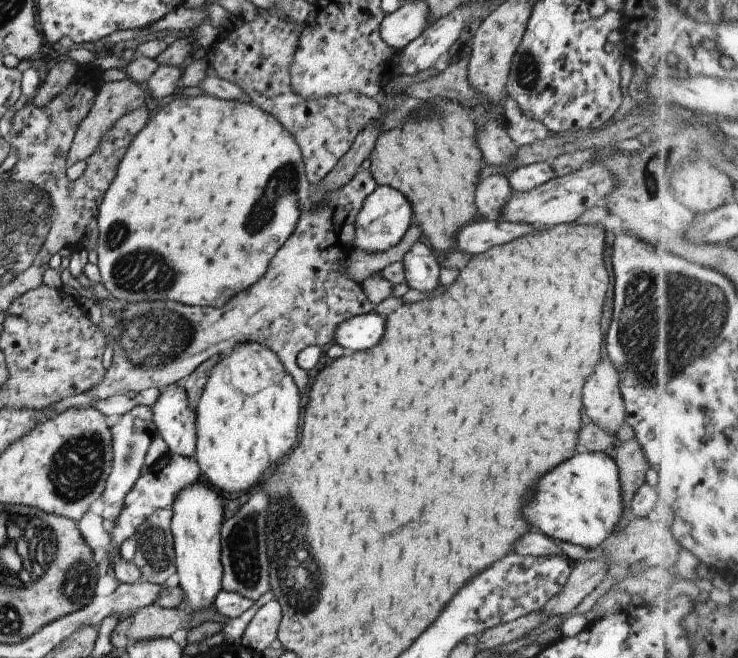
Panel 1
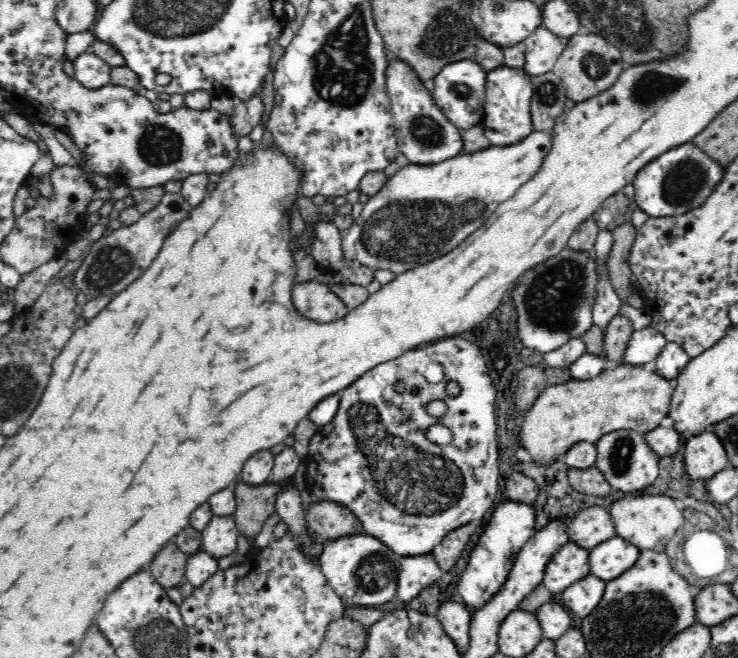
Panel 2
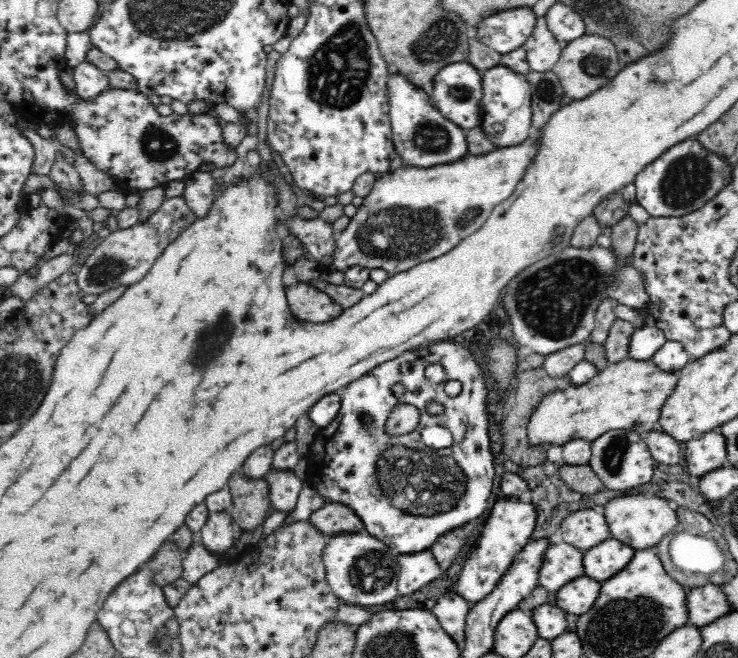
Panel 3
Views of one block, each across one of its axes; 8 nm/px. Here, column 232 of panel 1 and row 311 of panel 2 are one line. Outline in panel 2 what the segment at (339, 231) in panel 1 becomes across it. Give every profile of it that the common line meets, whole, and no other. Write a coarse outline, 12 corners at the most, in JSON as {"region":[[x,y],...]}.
{"region":[[296,283],[291,297],[300,314],[334,323],[349,311],[321,283]]}

